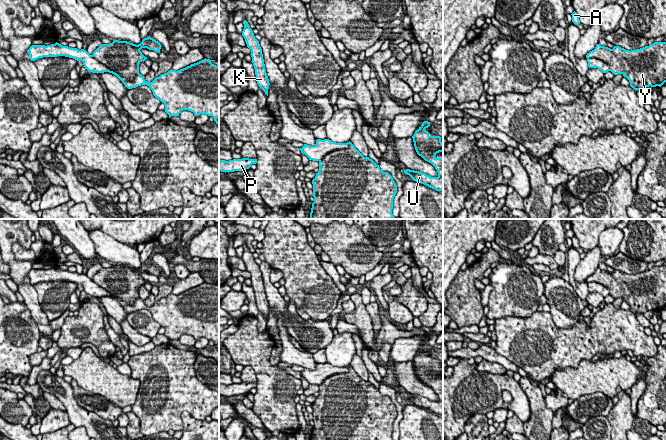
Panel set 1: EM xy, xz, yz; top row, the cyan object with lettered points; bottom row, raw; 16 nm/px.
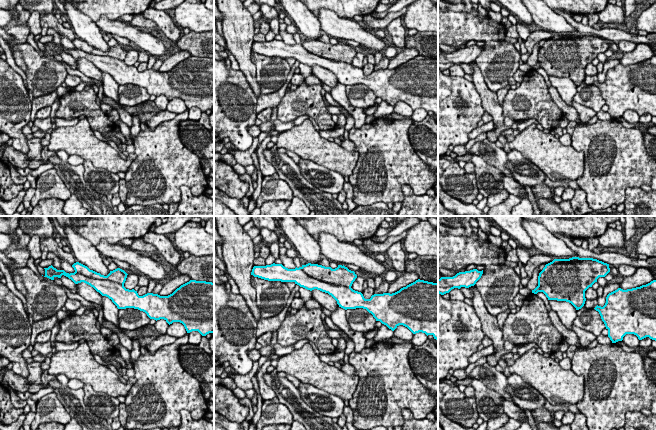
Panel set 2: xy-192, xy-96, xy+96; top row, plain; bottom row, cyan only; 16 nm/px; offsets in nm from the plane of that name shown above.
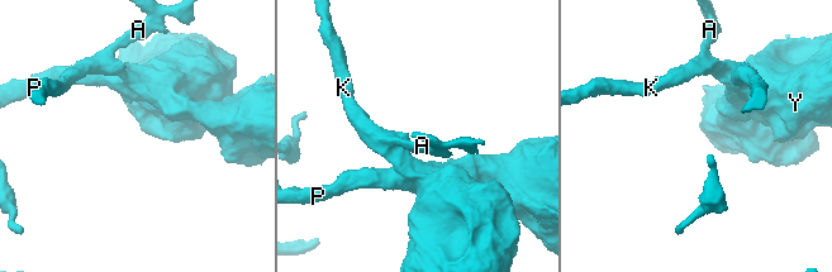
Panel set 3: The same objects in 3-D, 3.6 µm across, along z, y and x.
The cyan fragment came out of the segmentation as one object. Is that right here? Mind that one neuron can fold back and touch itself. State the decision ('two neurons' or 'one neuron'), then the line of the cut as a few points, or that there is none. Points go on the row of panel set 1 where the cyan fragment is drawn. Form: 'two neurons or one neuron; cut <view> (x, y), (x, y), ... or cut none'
two neurons; cut xy (91, 55), (111, 70), (128, 79), (132, 79), (139, 73)

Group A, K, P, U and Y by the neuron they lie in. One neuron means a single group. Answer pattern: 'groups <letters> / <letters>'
groups A K Y / P U

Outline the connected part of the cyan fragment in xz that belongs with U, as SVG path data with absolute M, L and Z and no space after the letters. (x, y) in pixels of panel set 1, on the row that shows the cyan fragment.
M424 121L412 136L414 147L419 156L431 163L438 172L437 177L431 177L425 173L410 169L404 170L413 181L424 184L436 191L443 191L443 154L441 158L436 158L436 154L443 153L443 143L440 136L430 136L425 129L430 126L430 122Z

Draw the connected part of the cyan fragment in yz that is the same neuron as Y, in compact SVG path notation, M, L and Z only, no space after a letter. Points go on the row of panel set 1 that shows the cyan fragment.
M654 42L631 51L619 46L610 49L597 44L586 58L597 58L607 63L609 71L626 77L635 91L649 86L661 87L666 82L666 42Z

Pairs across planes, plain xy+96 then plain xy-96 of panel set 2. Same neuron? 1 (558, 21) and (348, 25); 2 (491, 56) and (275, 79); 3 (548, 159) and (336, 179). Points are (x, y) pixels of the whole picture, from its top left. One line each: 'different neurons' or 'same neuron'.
1: same neuron
2: same neuron
3: different neurons

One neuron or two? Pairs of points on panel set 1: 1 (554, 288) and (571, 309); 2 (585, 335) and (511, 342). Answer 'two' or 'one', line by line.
1: one
2: one

